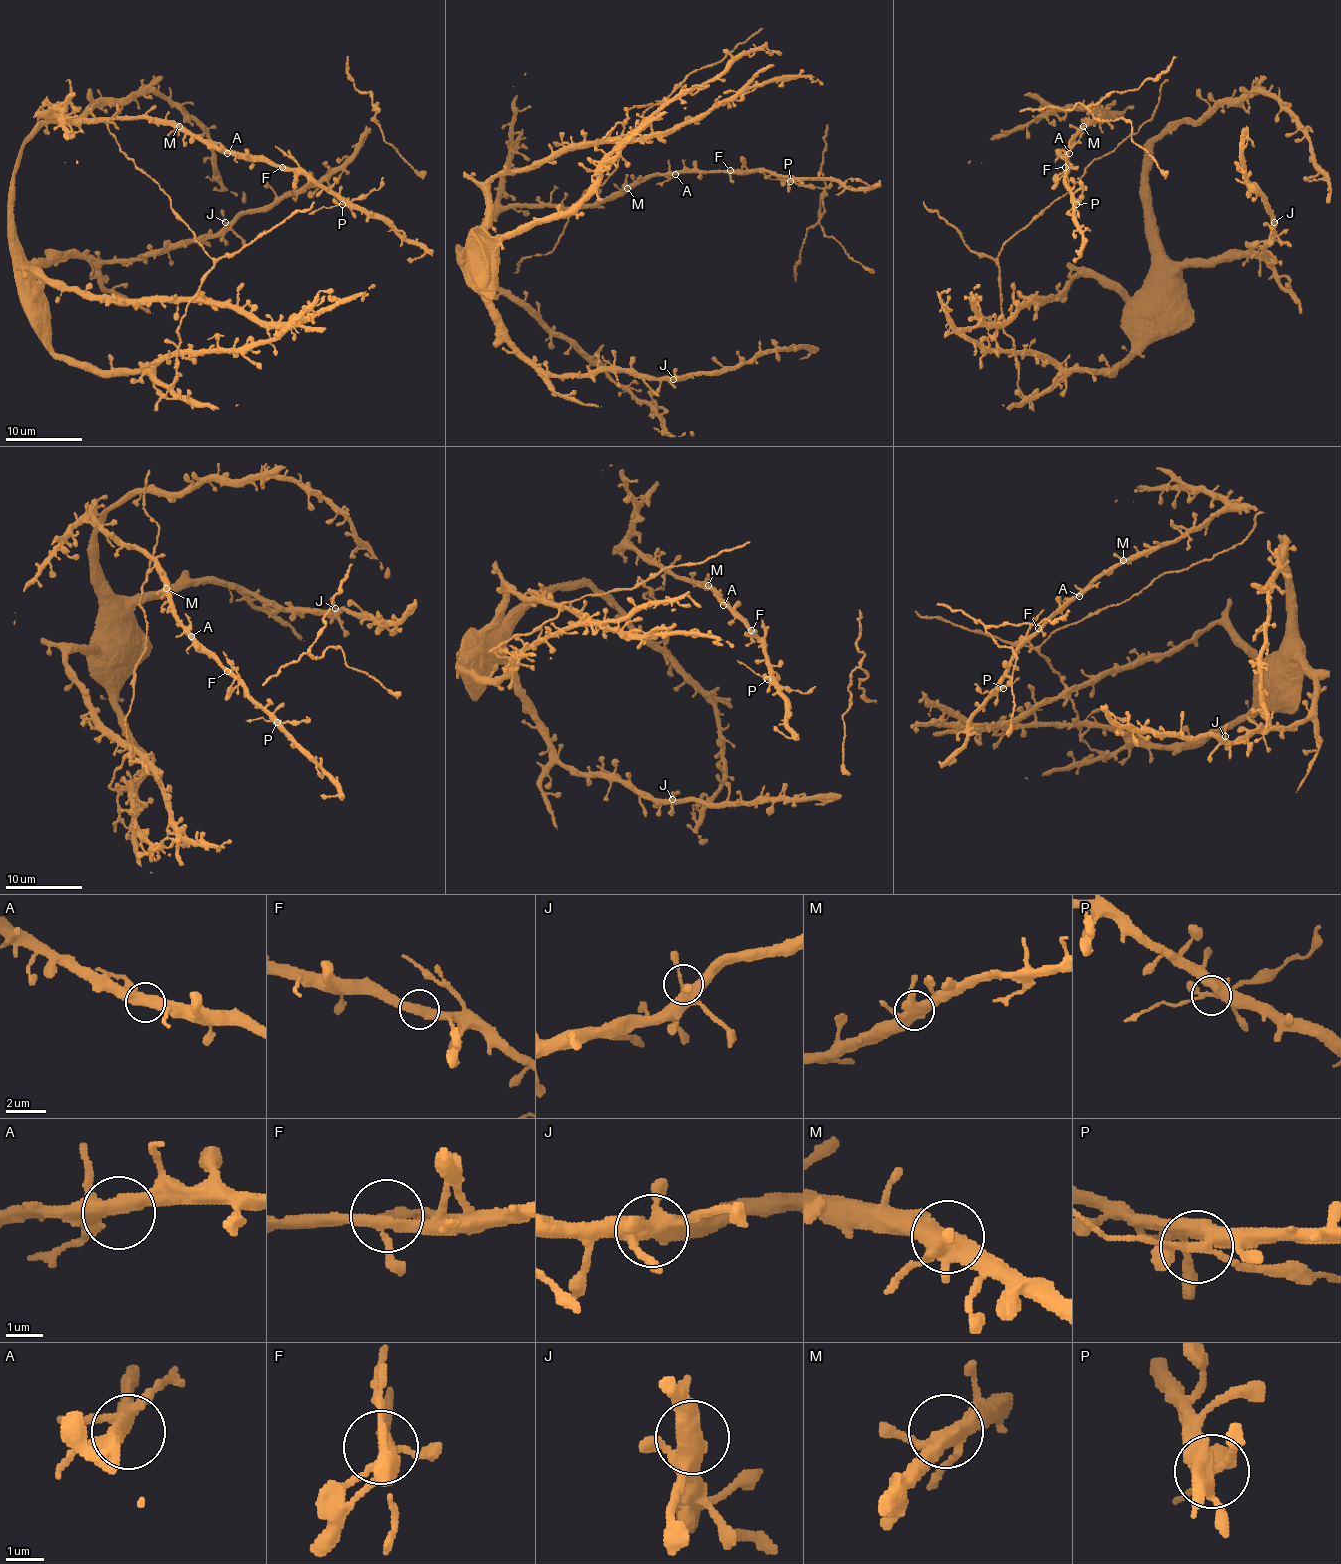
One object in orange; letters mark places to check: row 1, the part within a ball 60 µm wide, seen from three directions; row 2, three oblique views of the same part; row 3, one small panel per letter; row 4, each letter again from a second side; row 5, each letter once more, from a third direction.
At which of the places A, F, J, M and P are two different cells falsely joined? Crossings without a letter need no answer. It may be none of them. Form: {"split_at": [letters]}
{"split_at": ["P"]}

